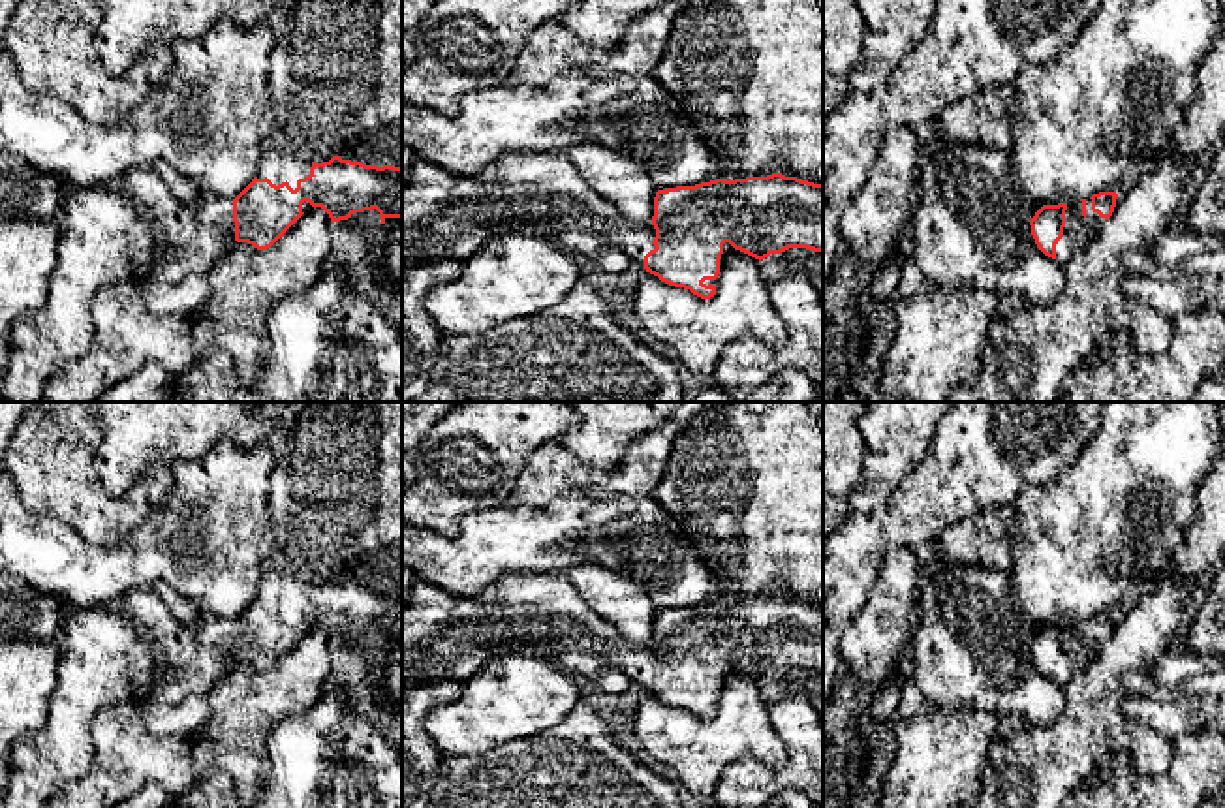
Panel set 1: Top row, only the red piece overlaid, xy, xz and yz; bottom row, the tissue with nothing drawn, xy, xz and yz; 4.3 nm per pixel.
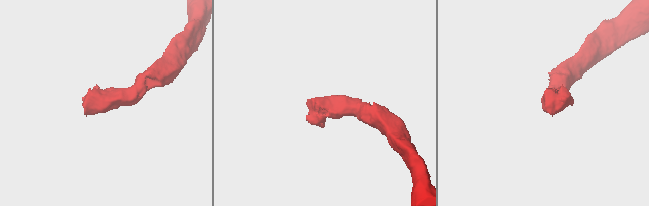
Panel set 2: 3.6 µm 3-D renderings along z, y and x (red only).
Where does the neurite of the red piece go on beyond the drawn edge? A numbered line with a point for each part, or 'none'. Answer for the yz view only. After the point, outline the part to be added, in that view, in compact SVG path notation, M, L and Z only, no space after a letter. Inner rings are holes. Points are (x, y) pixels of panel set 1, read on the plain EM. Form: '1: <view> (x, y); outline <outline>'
1: yz (1079, 652); outline M1092 620L1067 622L1063 656L1056 665L1056 682L1063 688L1077 673L1084 671L1107 641L1092 631Z

